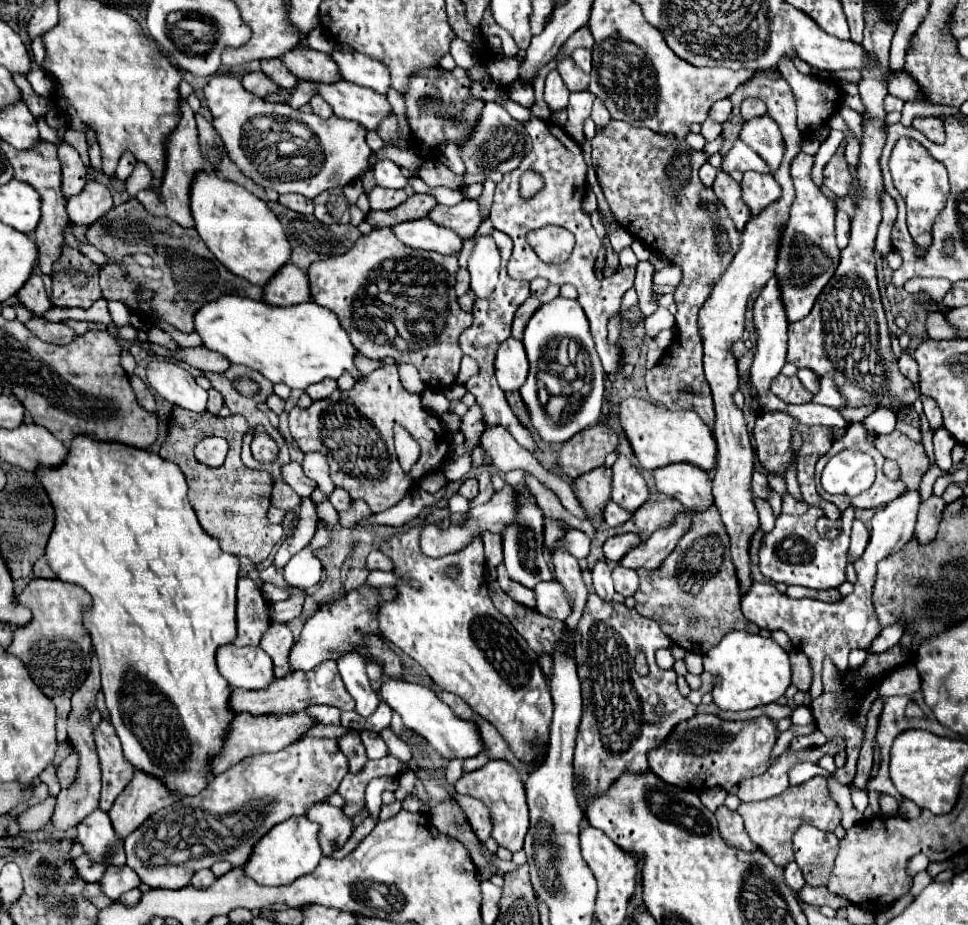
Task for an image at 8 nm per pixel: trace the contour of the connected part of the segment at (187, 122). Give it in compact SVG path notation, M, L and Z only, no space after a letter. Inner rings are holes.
M185 98L179 100L179 108L181 108L181 120L179 120L177 128L165 140L165 174L163 174L161 186L159 186L159 190L141 190L137 194L137 198L139 198L139 202L143 202L143 206L147 208L149 214L173 218L181 226L193 226L191 210L187 206L189 184L191 184L191 178L195 176L195 172L197 170L209 170L209 164L201 158L193 110L189 108L189 104L187 104Z

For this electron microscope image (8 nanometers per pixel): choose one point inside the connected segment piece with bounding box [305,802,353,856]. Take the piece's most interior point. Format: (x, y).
(335, 828)

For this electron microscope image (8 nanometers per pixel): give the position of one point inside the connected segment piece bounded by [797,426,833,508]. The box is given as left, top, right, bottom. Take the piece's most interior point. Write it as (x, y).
(818, 440)

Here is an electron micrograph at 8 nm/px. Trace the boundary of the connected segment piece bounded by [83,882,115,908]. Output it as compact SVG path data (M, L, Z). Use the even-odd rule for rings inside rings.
M91 882L85 886L85 898L89 898L97 908L107 908L107 906L113 906L113 898L107 898L103 896L103 890L101 890L101 882Z

